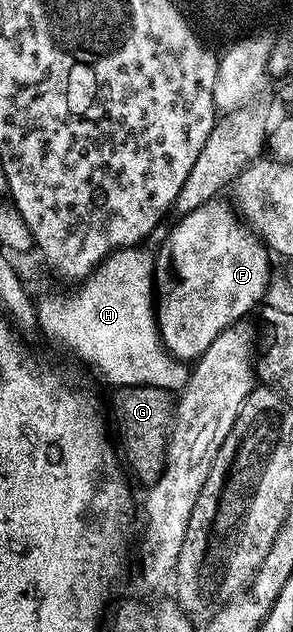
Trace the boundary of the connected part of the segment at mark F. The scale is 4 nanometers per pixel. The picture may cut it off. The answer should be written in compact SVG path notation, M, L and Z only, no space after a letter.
M223 200L206 202L201 204L201 208L182 215L179 223L168 232L167 239L160 244L159 254L157 250L153 258L159 338L164 350L184 364L194 363L203 355L205 348L217 340L222 330L232 329L238 318L245 317L255 305L258 307L264 301L263 293L271 278L268 247L260 241L252 227L241 221L240 215L227 202L219 201Z

